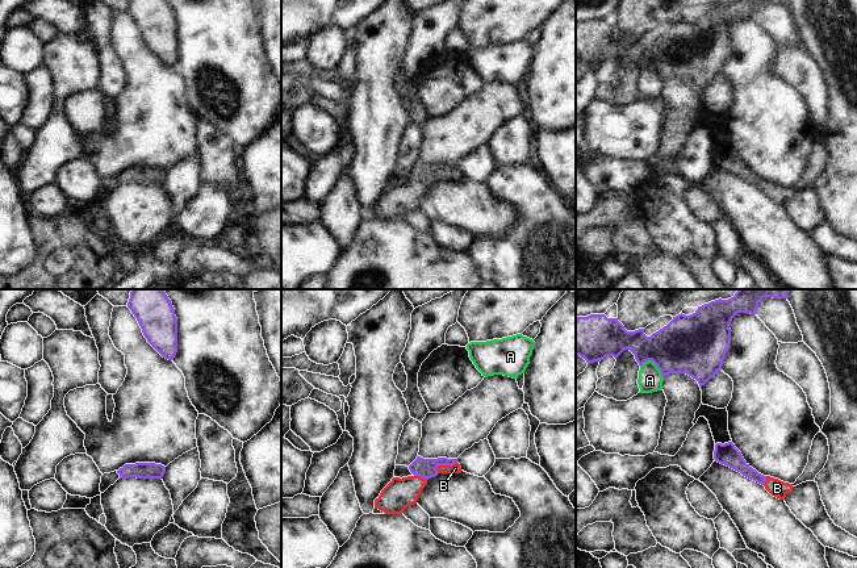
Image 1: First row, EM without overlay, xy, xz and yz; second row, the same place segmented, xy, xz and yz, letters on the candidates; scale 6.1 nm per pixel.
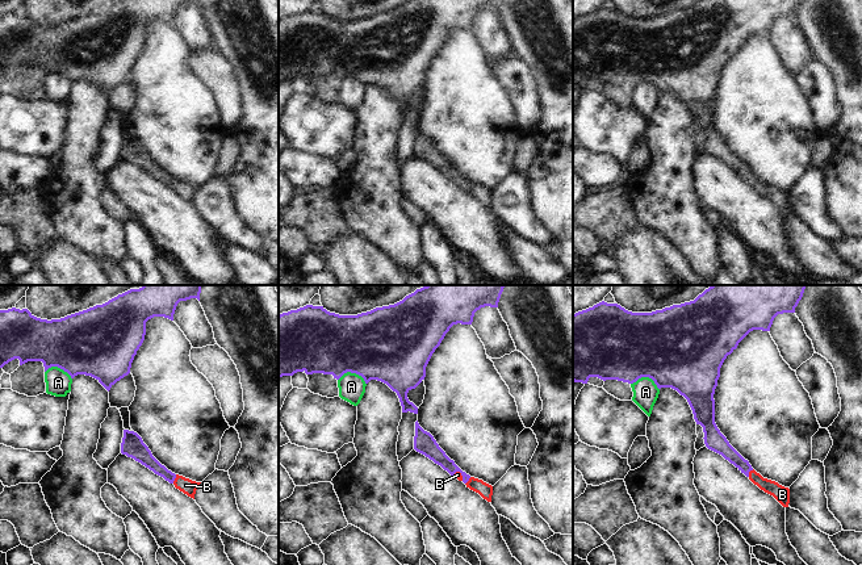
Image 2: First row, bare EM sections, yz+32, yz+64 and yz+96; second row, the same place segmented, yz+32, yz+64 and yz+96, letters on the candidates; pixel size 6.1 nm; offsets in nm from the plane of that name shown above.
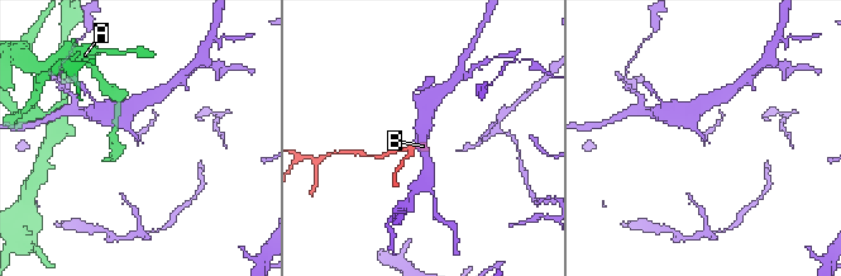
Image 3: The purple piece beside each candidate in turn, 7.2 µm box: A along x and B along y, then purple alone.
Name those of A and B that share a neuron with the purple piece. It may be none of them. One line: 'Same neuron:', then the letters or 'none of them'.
Same neuron: B

